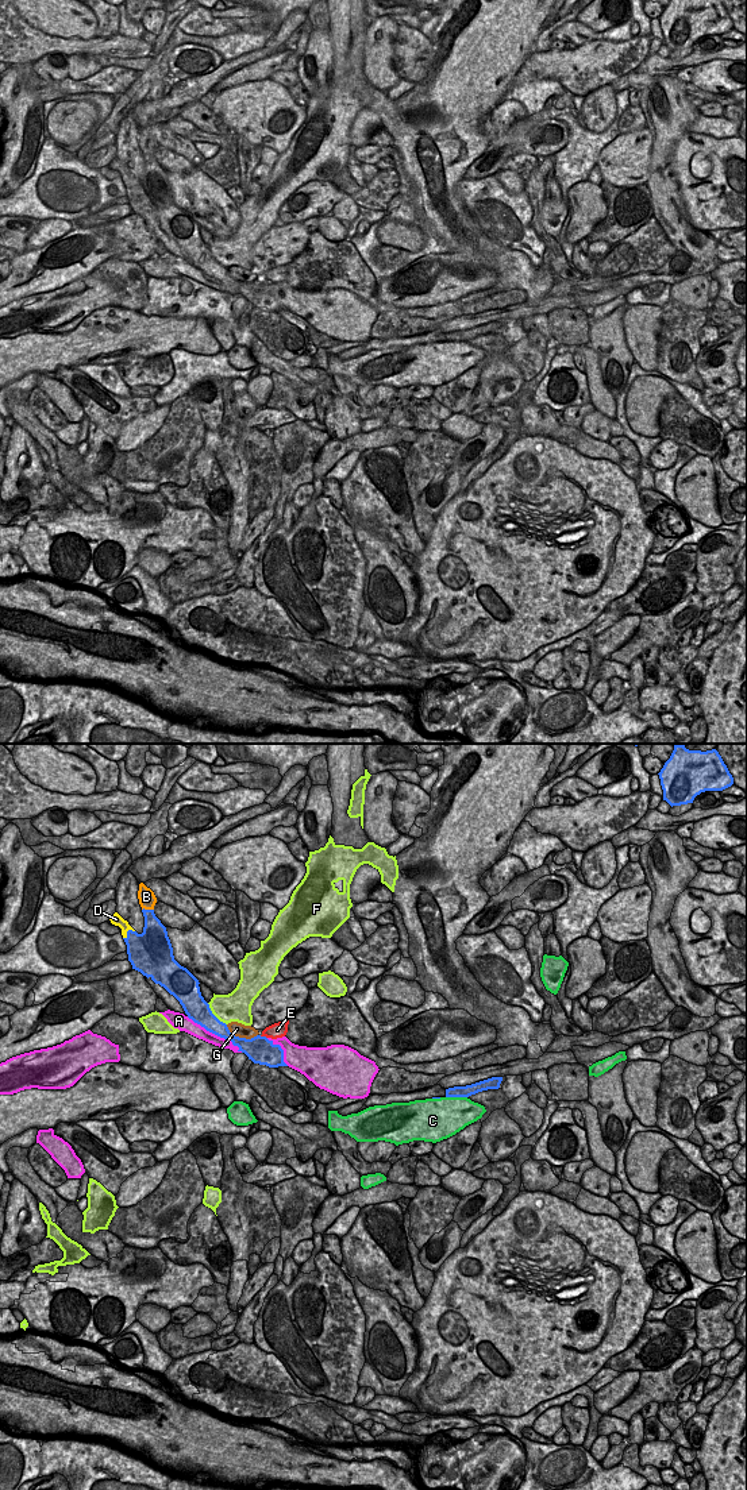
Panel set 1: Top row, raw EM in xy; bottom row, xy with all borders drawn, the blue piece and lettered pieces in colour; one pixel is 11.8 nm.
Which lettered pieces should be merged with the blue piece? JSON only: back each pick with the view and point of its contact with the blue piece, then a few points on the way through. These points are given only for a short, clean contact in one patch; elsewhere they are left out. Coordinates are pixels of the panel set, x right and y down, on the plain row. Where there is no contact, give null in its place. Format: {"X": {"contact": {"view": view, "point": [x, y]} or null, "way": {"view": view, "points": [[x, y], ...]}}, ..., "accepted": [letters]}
{"accepted": []}

